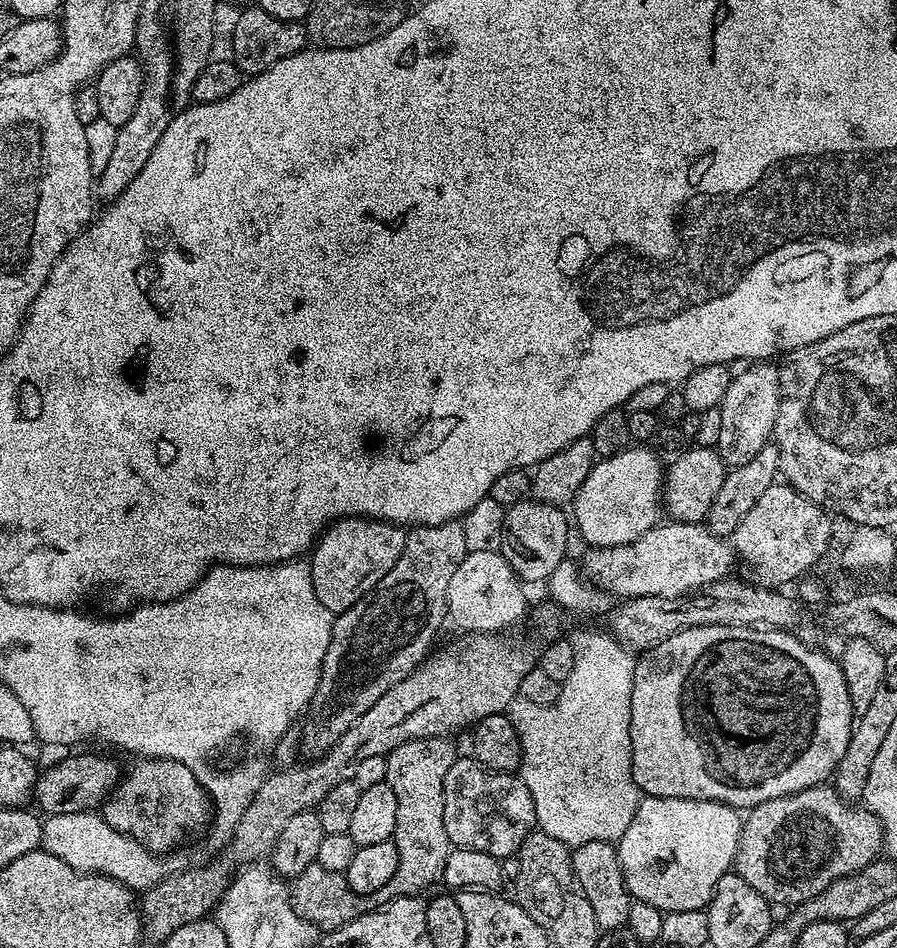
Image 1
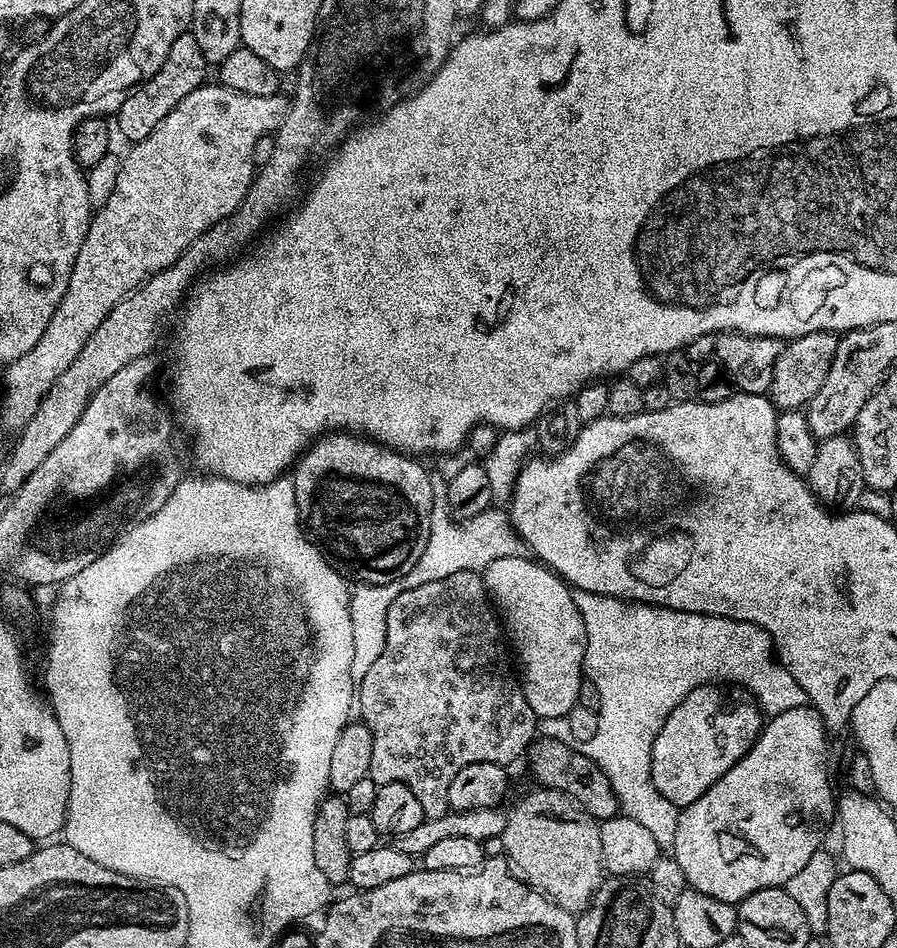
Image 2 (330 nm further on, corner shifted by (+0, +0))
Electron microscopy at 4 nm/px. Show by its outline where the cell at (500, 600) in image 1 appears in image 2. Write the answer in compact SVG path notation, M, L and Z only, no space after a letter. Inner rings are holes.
M527 555L494 558L494 562L484 568L482 575L489 601L506 629L506 636L518 665L518 683L524 691L528 708L541 721L563 721L568 711L579 701L580 682L585 679L586 626L582 622L582 614L578 614L578 606L574 606L573 589L551 568Z

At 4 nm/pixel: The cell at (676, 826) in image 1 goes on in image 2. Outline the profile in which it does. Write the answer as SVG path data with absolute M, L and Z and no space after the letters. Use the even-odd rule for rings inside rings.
M815 707L795 708L773 716L761 727L760 736L752 743L752 749L737 764L730 766L730 770L726 770L726 774L722 774L722 778L718 778L718 782L714 782L714 786L710 786L710 790L706 790L706 794L702 794L702 798L690 802L685 808L680 809L670 854L676 859L678 866L682 866L682 874L686 878L688 887L698 890L702 894L710 894L710 898L718 898L727 904L737 905L750 894L763 888L787 886L790 878L794 878L794 874L798 874L798 870L802 870L802 866L806 866L806 862L810 862L810 858L814 858L814 854L821 851L820 839L823 838L824 831L833 823L837 801L834 792L832 796L832 780L828 777L827 738L829 739L824 723Z

